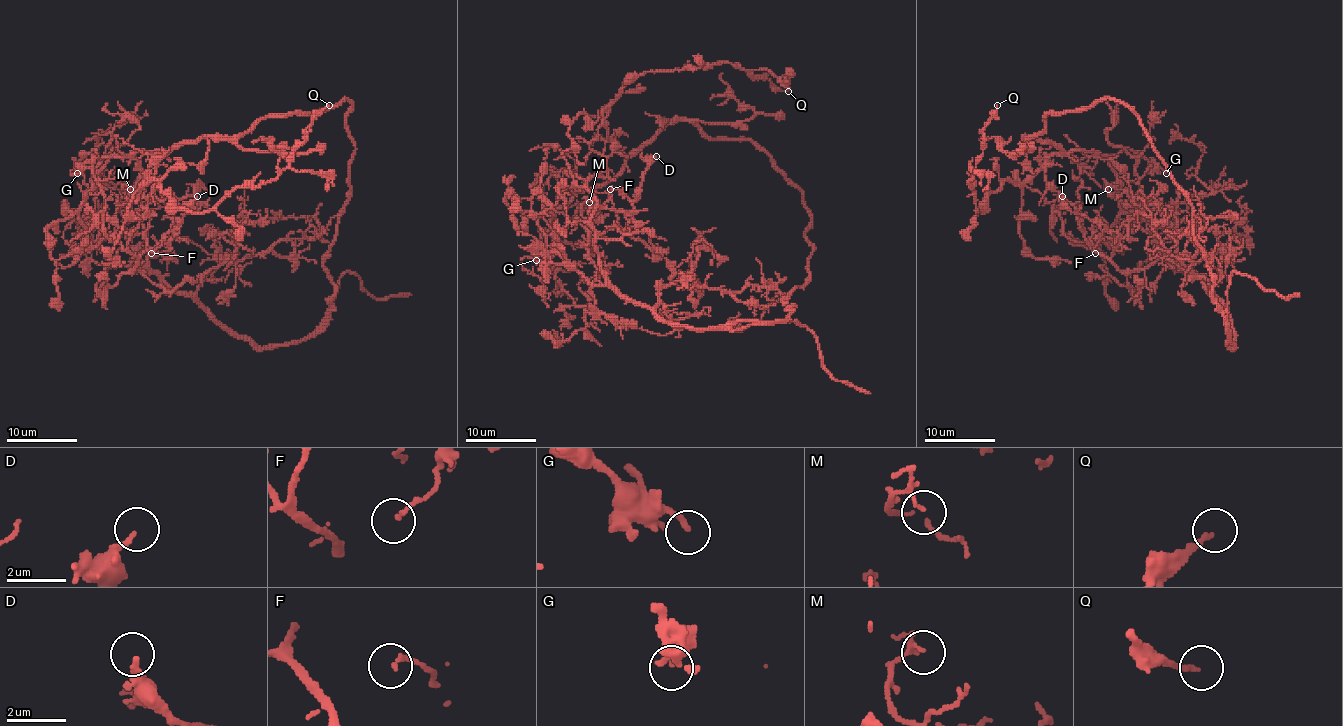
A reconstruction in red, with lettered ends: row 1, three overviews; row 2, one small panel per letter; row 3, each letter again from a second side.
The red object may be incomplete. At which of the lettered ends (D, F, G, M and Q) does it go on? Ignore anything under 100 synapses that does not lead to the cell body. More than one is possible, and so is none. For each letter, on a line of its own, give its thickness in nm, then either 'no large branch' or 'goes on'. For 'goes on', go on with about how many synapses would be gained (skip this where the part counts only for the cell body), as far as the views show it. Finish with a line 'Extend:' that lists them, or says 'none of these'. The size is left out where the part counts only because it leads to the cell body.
D: calibre 200 nm; no large branch
F: calibre 140 nm; no large branch
G: calibre 200 nm; no large branch
M: calibre 90 nm; no large branch
Q: calibre 170 nm; no large branch
Extend: none of these

